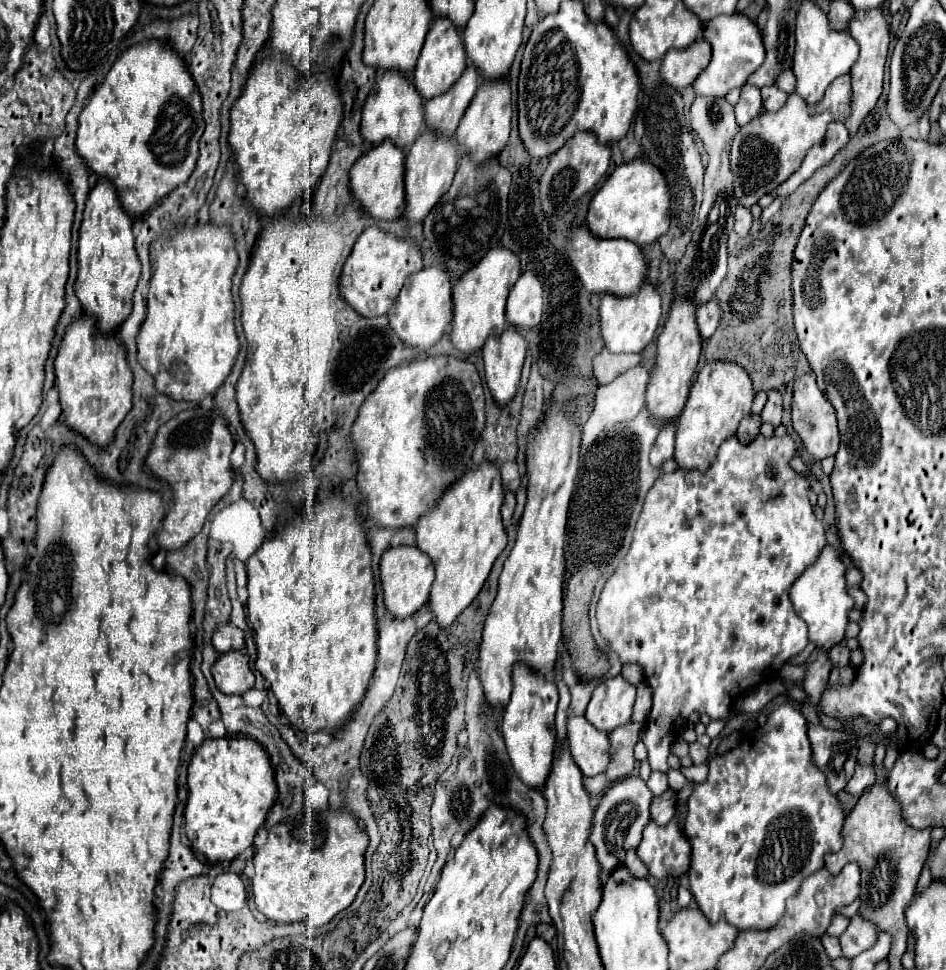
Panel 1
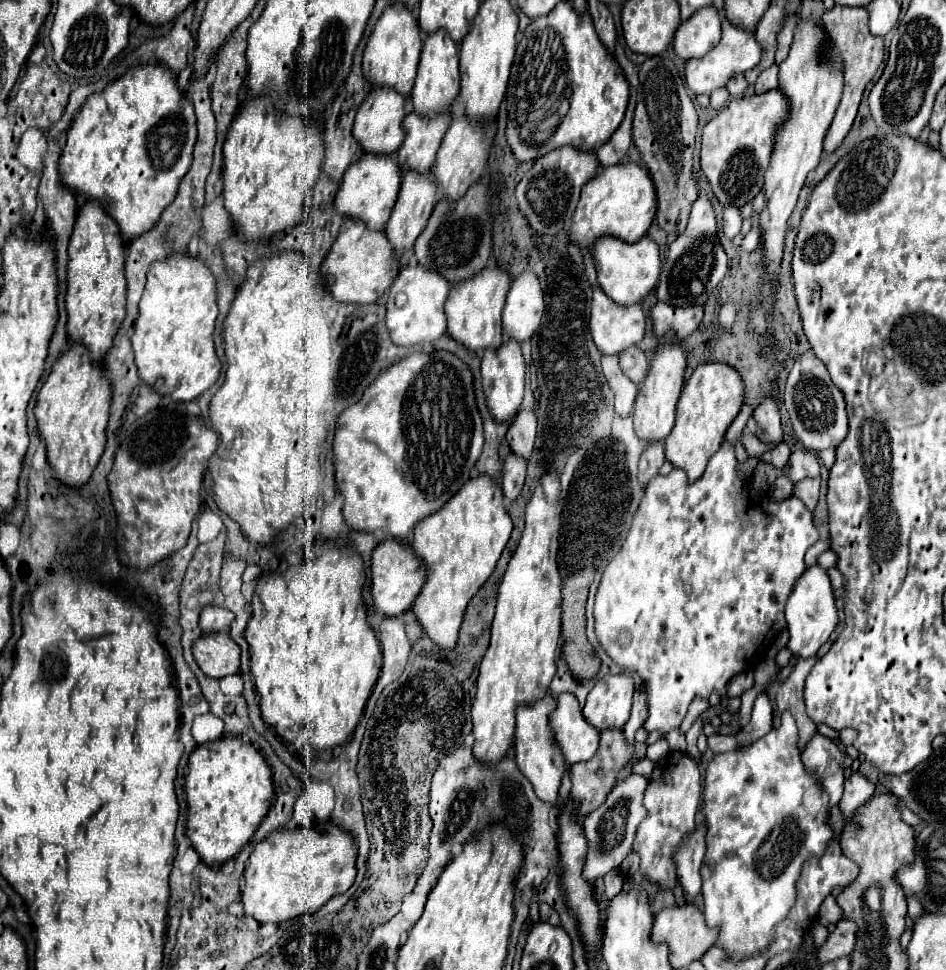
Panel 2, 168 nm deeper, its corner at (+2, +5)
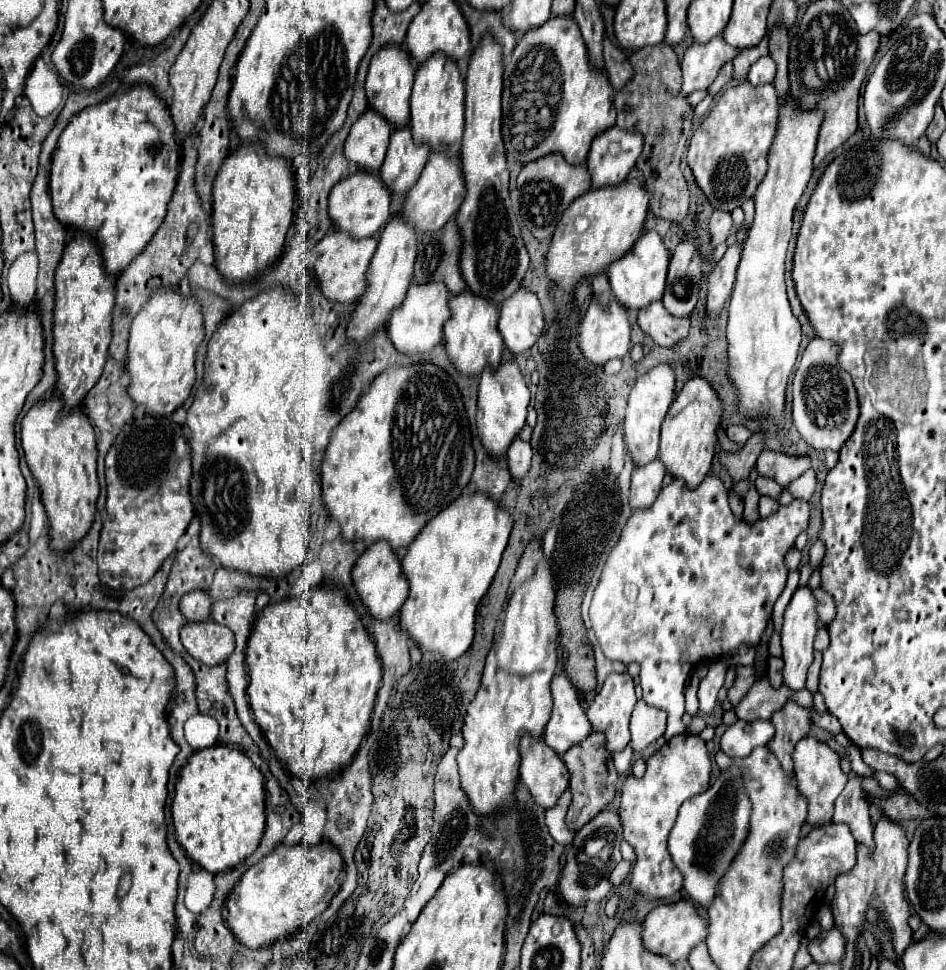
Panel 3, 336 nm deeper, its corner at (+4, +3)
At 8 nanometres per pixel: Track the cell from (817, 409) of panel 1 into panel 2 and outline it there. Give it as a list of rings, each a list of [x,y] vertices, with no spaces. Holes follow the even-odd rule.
[[[812,349],[802,353],[794,367],[790,369],[784,393],[784,405],[790,413],[790,421],[794,427],[794,435],[802,441],[808,451],[822,451],[828,447],[838,447],[848,433],[848,413],[842,391],[834,385],[828,375],[826,365],[814,355]]]

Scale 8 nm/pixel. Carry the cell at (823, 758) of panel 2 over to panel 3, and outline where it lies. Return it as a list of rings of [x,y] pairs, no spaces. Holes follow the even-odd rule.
[[[804,737],[802,741],[798,741],[794,751],[794,777],[798,781],[798,791],[808,799],[808,823],[830,823],[834,813],[834,801],[848,781],[848,777],[840,769],[840,757],[824,741],[816,737]]]

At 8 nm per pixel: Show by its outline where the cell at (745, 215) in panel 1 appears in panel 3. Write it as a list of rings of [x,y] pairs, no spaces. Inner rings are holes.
[[[714,211],[712,219],[710,219],[712,243],[714,243],[714,245],[720,245],[720,243],[724,243],[732,227],[734,227],[734,223],[732,223],[732,217],[730,217],[730,213],[726,213],[726,211]]]

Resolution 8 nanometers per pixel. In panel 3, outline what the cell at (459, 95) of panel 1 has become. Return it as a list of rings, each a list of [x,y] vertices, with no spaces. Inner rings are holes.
[[[406,125],[406,129],[396,127],[390,137],[390,149],[380,171],[382,181],[392,193],[408,193],[418,181],[428,155],[430,149],[414,141],[410,125]]]

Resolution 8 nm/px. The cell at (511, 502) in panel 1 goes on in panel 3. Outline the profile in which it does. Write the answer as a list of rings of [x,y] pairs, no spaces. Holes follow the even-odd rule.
[[[514,439],[510,449],[506,451],[506,463],[508,463],[508,471],[510,477],[514,481],[520,481],[528,475],[530,471],[530,459],[532,459],[532,447],[530,443],[524,443],[520,439]]]

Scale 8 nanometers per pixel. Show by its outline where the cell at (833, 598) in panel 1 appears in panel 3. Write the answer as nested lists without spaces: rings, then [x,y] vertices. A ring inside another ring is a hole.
[[[798,587],[796,593],[792,595],[786,611],[784,611],[784,625],[782,625],[782,659],[784,659],[784,685],[792,691],[800,691],[804,689],[806,683],[806,673],[808,667],[812,665],[812,645],[814,645],[814,637],[818,633],[818,601],[814,599],[812,591],[808,587]]]

